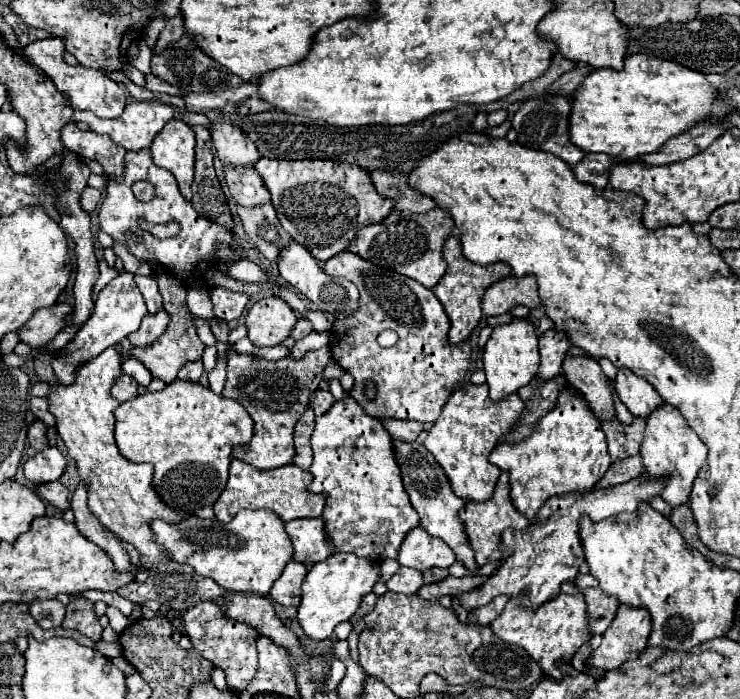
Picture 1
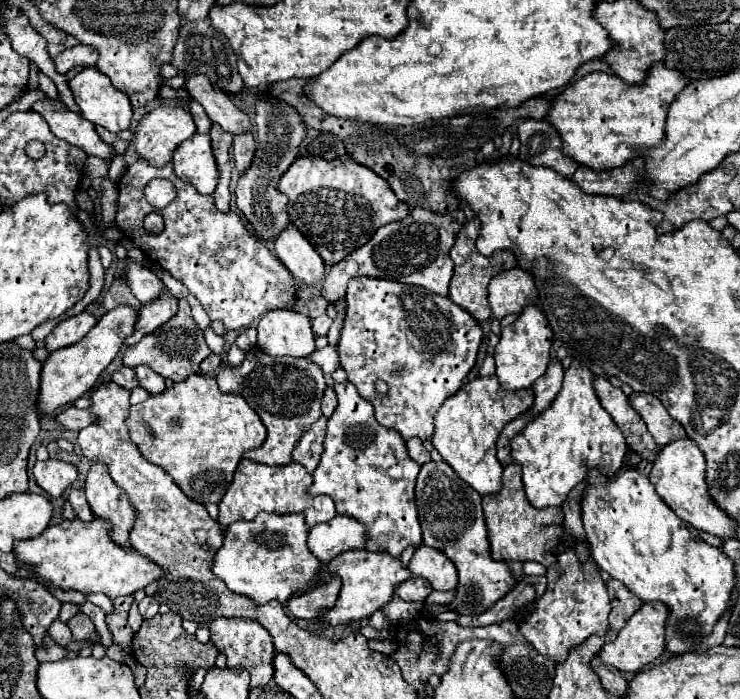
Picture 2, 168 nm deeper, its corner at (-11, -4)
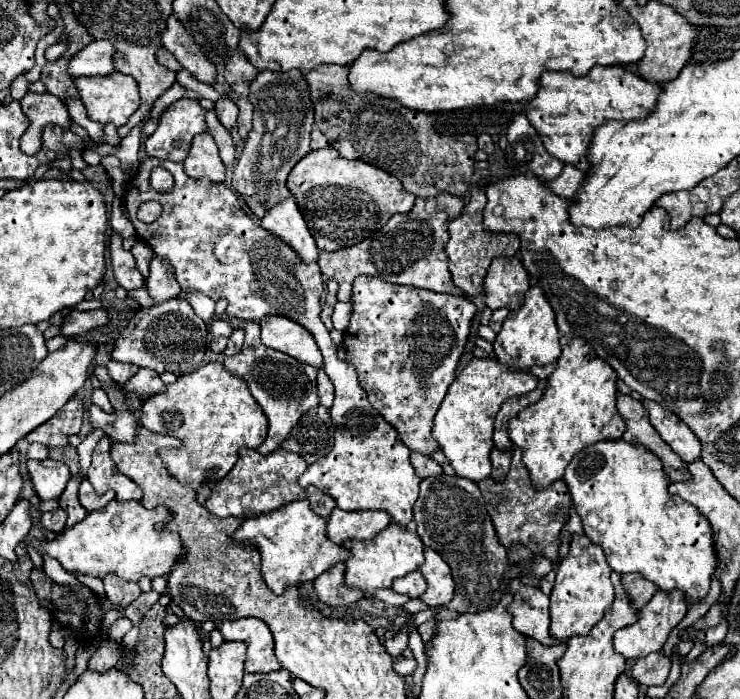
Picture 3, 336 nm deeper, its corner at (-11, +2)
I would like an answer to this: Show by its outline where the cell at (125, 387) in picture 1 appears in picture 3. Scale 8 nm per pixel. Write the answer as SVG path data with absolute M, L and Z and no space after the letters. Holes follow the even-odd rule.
M113 359L107 363L107 369L109 369L109 375L113 377L113 381L119 383L119 385L125 385L139 371L137 365L119 363L119 361L113 361Z

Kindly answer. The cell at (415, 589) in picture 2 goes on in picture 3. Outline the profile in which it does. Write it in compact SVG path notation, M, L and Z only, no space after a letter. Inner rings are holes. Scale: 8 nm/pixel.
M415 571L415 573L409 573L409 577L395 579L391 589L395 593L403 593L403 595L409 595L413 599L413 597L419 597L427 589L427 583L425 583L421 571Z

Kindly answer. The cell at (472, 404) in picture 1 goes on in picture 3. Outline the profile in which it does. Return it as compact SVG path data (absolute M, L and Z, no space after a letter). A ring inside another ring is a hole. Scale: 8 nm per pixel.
M493 357L471 359L451 383L437 415L433 437L439 441L445 457L459 477L481 481L491 475L489 453L493 449L493 421L503 401L525 395L537 387L537 377L525 371L511 371Z

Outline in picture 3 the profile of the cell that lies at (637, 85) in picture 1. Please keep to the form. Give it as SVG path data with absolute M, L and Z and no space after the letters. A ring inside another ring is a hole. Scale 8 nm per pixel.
M595 67L583 77L571 73L547 71L539 77L537 95L523 107L529 123L539 133L545 149L565 165L573 165L579 171L589 169L587 149L593 137L593 129L617 119L617 121L637 121L649 115L655 105L661 87L645 81L643 77L619 67Z

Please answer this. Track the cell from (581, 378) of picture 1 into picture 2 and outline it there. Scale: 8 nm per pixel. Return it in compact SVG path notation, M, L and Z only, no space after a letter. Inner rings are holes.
M595 377L595 391L601 405L607 409L607 413L613 417L623 437L627 439L627 445L639 451L643 459L655 461L657 443L651 439L651 433L647 431L639 413L629 405L629 399L625 397L625 393L613 387L607 377Z

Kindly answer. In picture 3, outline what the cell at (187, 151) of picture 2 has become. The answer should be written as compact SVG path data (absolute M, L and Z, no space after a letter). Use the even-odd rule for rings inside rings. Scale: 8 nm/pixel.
M201 133L195 137L191 153L187 155L185 173L193 179L209 177L211 181L225 181L225 165L221 163L219 149L209 133Z

